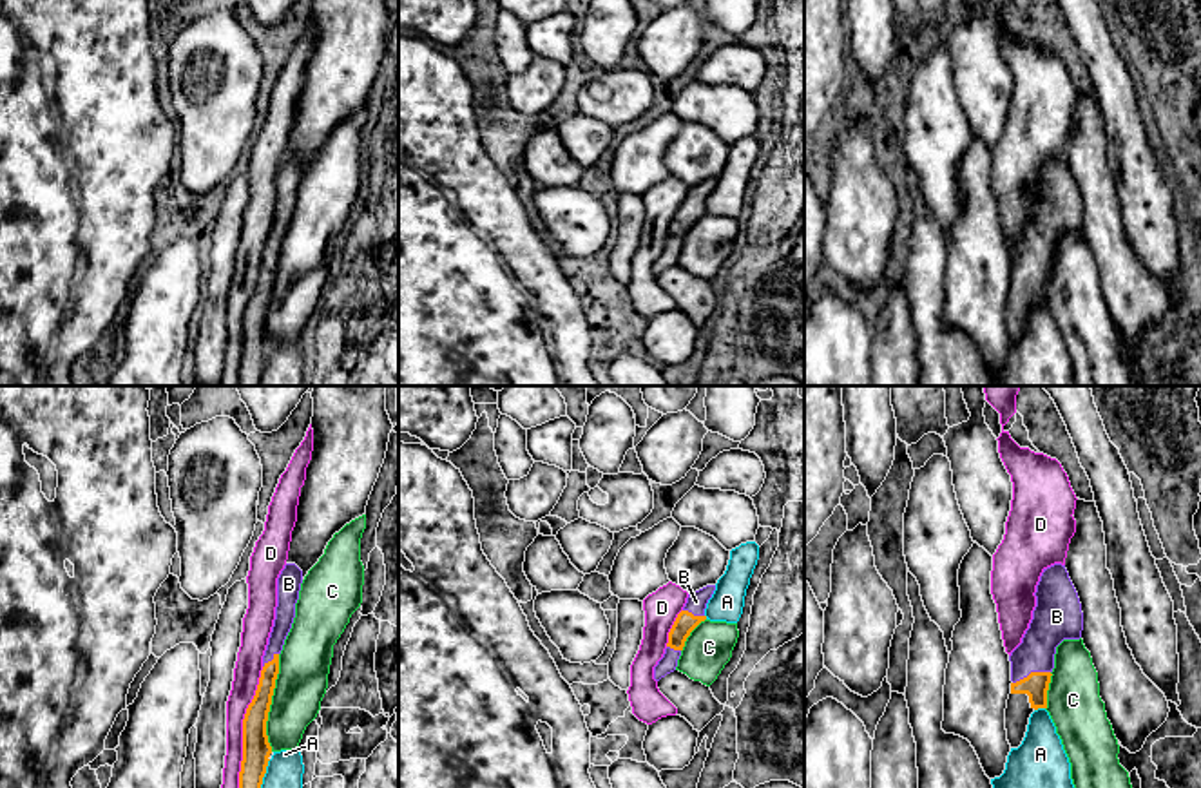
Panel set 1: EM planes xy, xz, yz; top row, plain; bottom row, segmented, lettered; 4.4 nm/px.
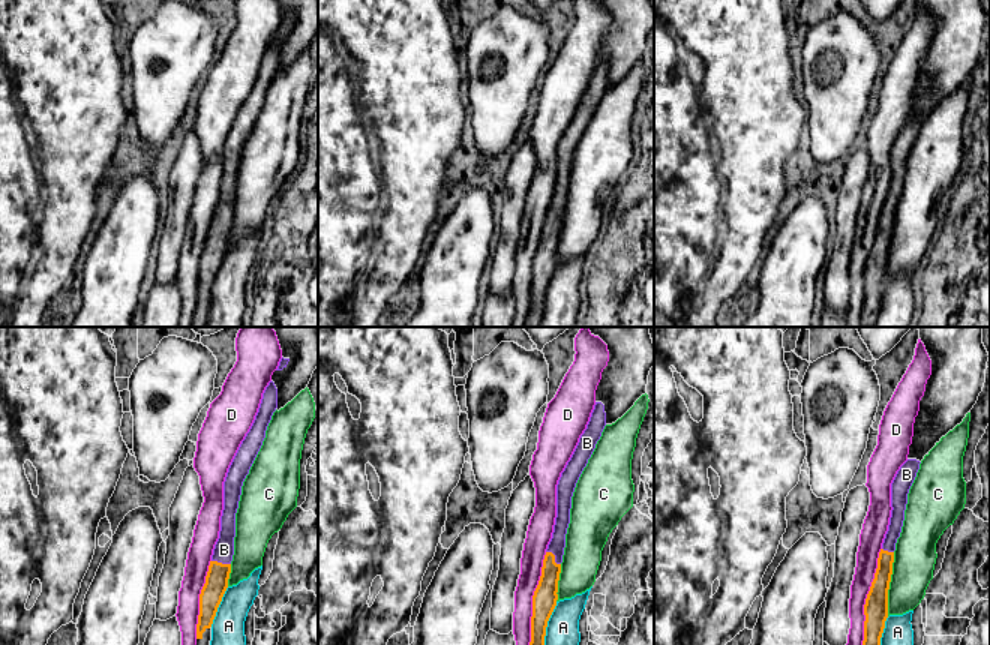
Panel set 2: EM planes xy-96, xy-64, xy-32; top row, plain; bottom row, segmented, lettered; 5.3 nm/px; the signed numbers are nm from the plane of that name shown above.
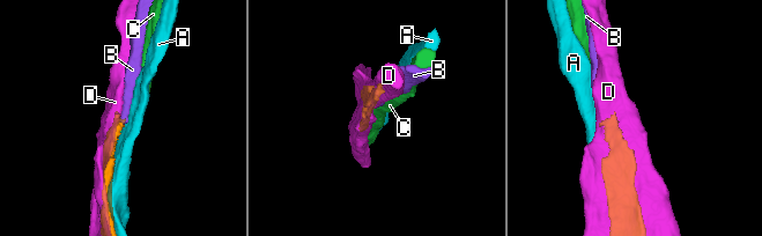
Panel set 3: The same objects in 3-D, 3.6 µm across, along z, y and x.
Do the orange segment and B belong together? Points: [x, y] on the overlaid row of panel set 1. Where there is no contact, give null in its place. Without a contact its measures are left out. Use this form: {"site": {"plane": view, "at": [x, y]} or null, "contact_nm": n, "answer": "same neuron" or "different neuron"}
{"site": {"plane": "yz", "at": [1031, 672]}, "contact_nm": 180, "answer": "same neuron"}

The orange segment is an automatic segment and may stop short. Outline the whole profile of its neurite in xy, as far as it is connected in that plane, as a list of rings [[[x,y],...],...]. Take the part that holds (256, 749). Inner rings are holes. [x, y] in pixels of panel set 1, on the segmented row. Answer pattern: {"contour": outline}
{"contour": [[[286,563],[277,578],[275,620],[263,656],[263,670],[252,703],[243,719],[243,761],[239,788],[261,788],[272,746],[266,735],[266,721],[279,674],[279,654],[295,618],[295,603],[303,583],[303,571]]]}

